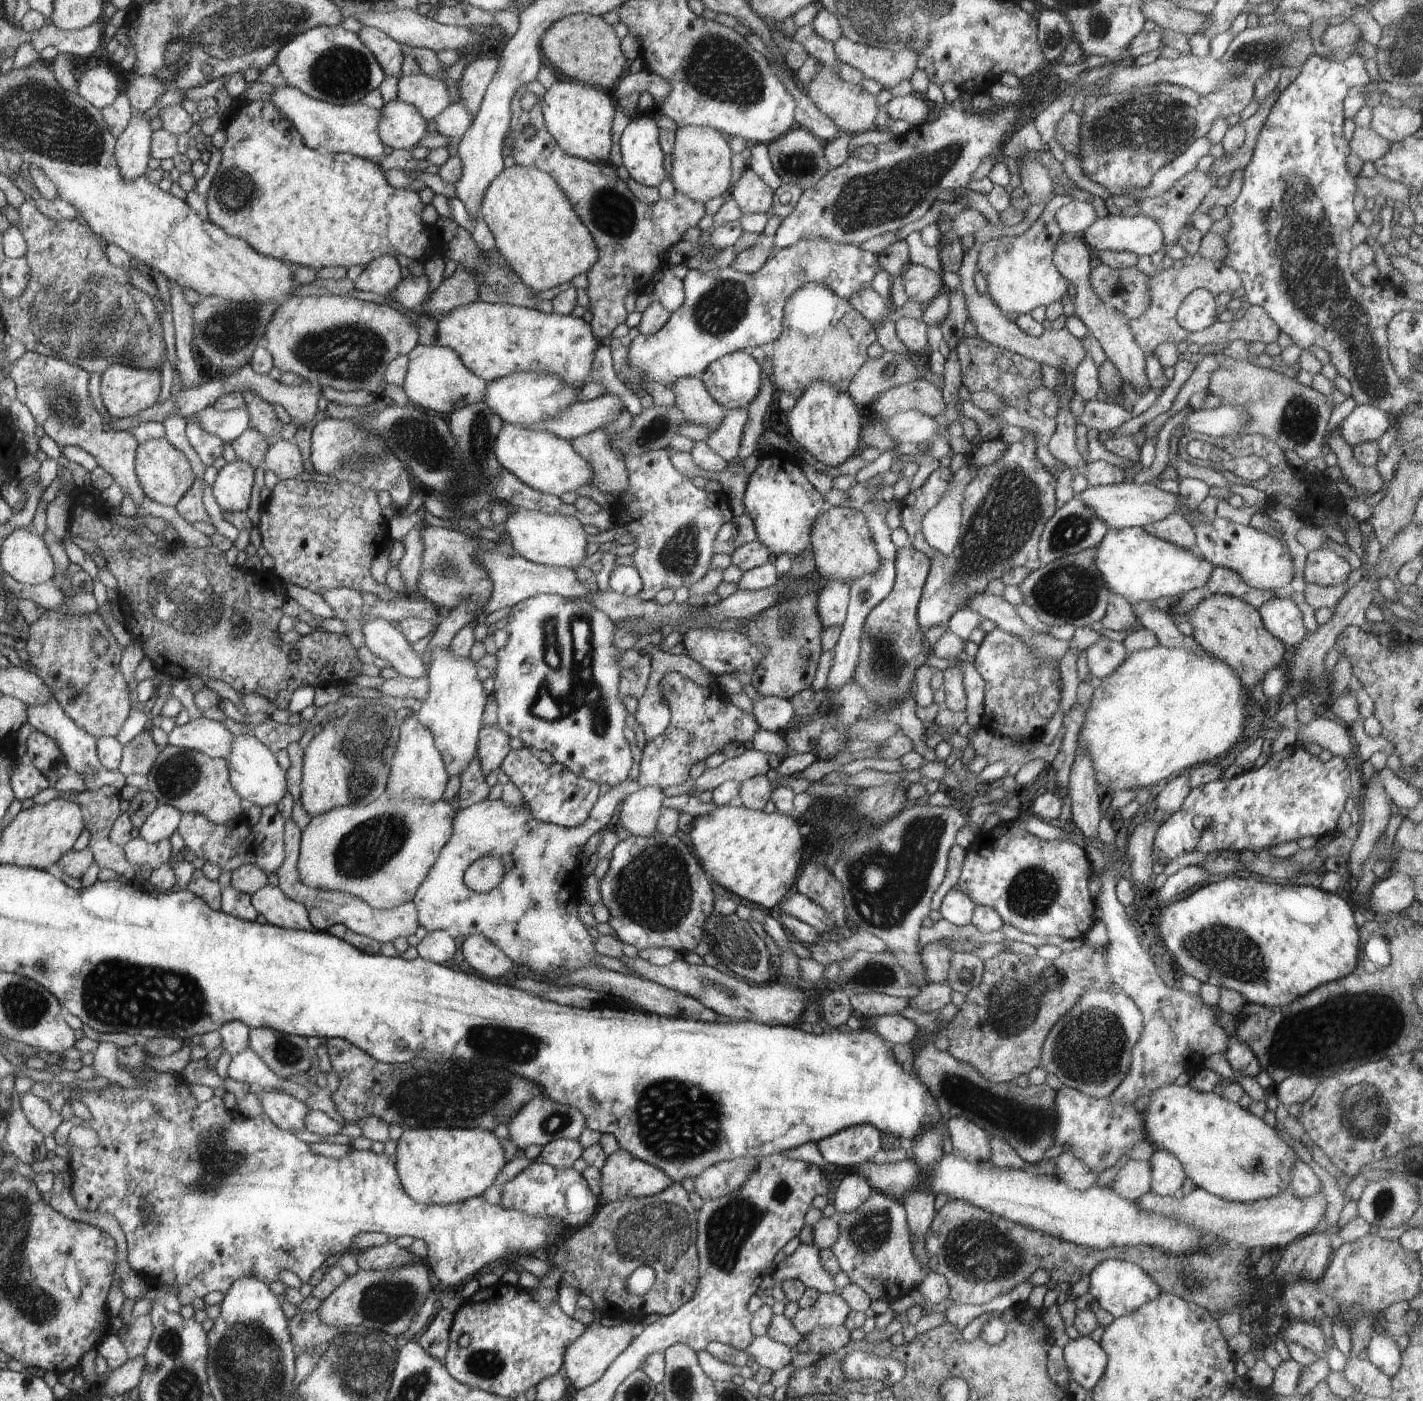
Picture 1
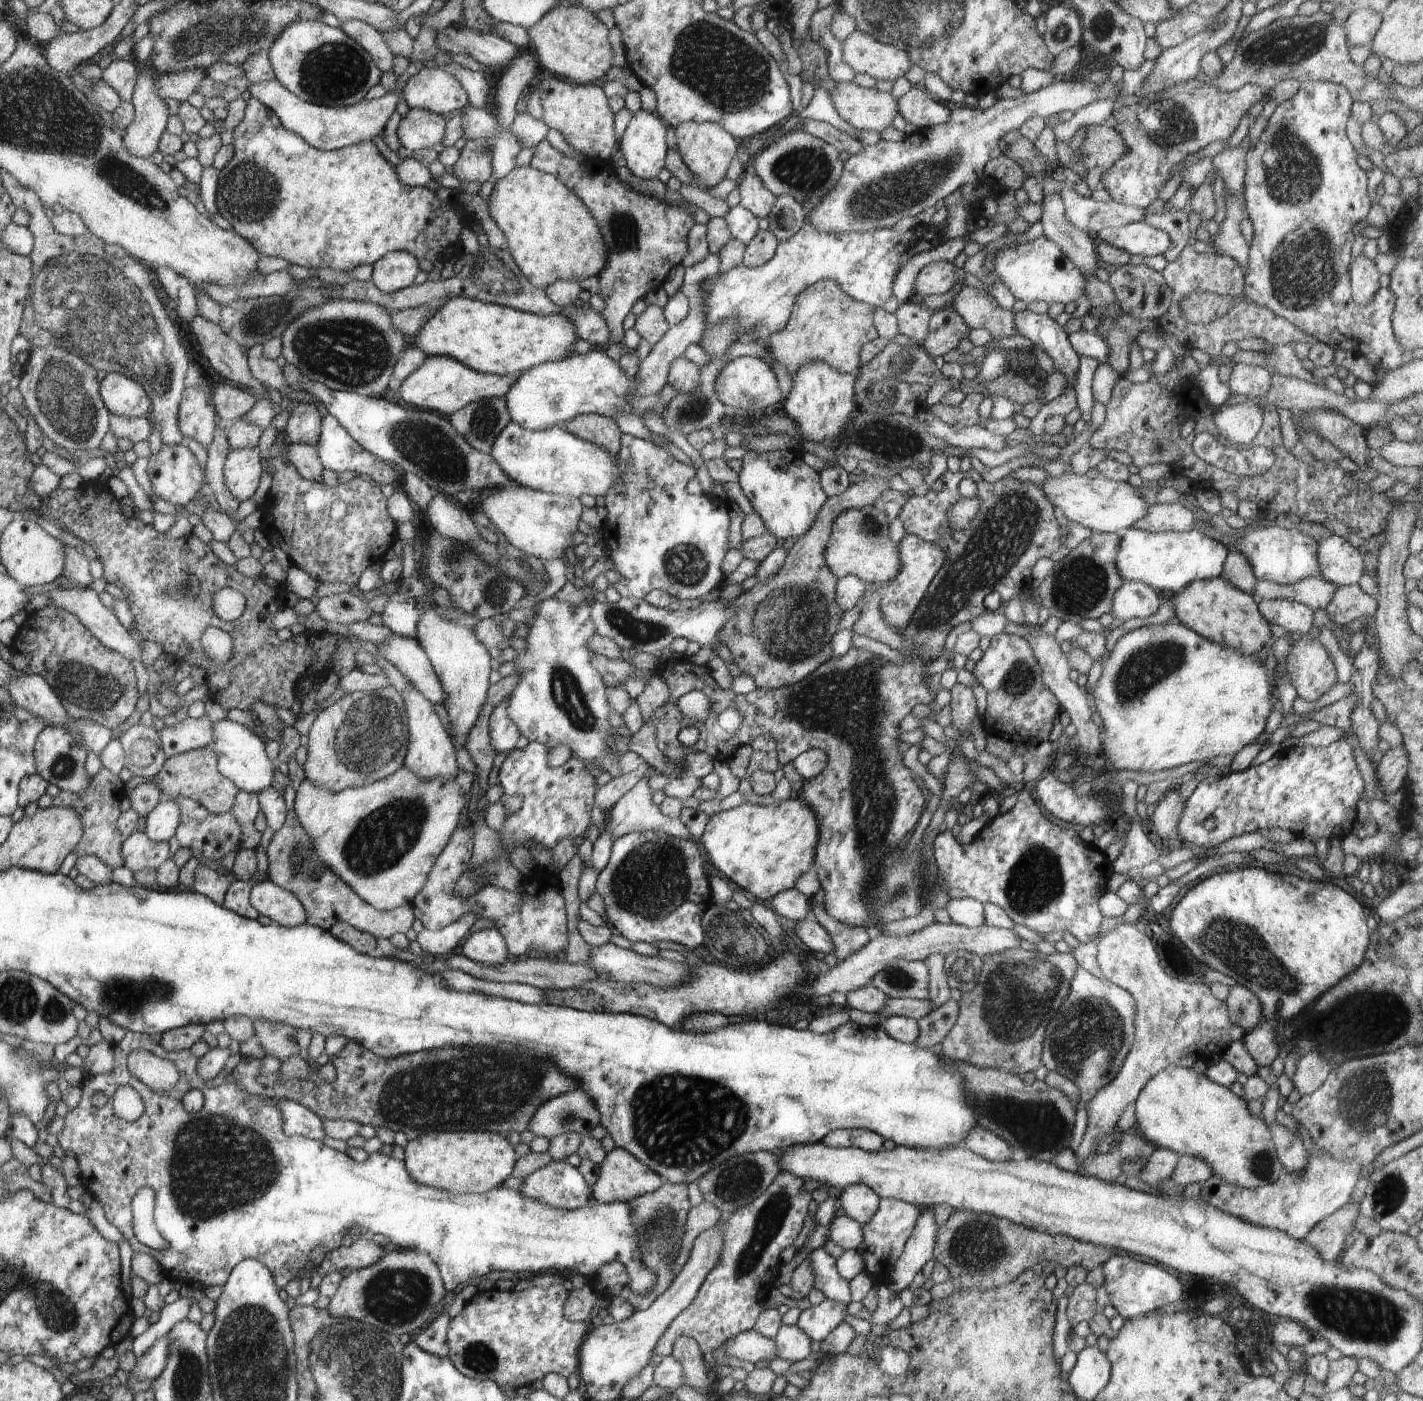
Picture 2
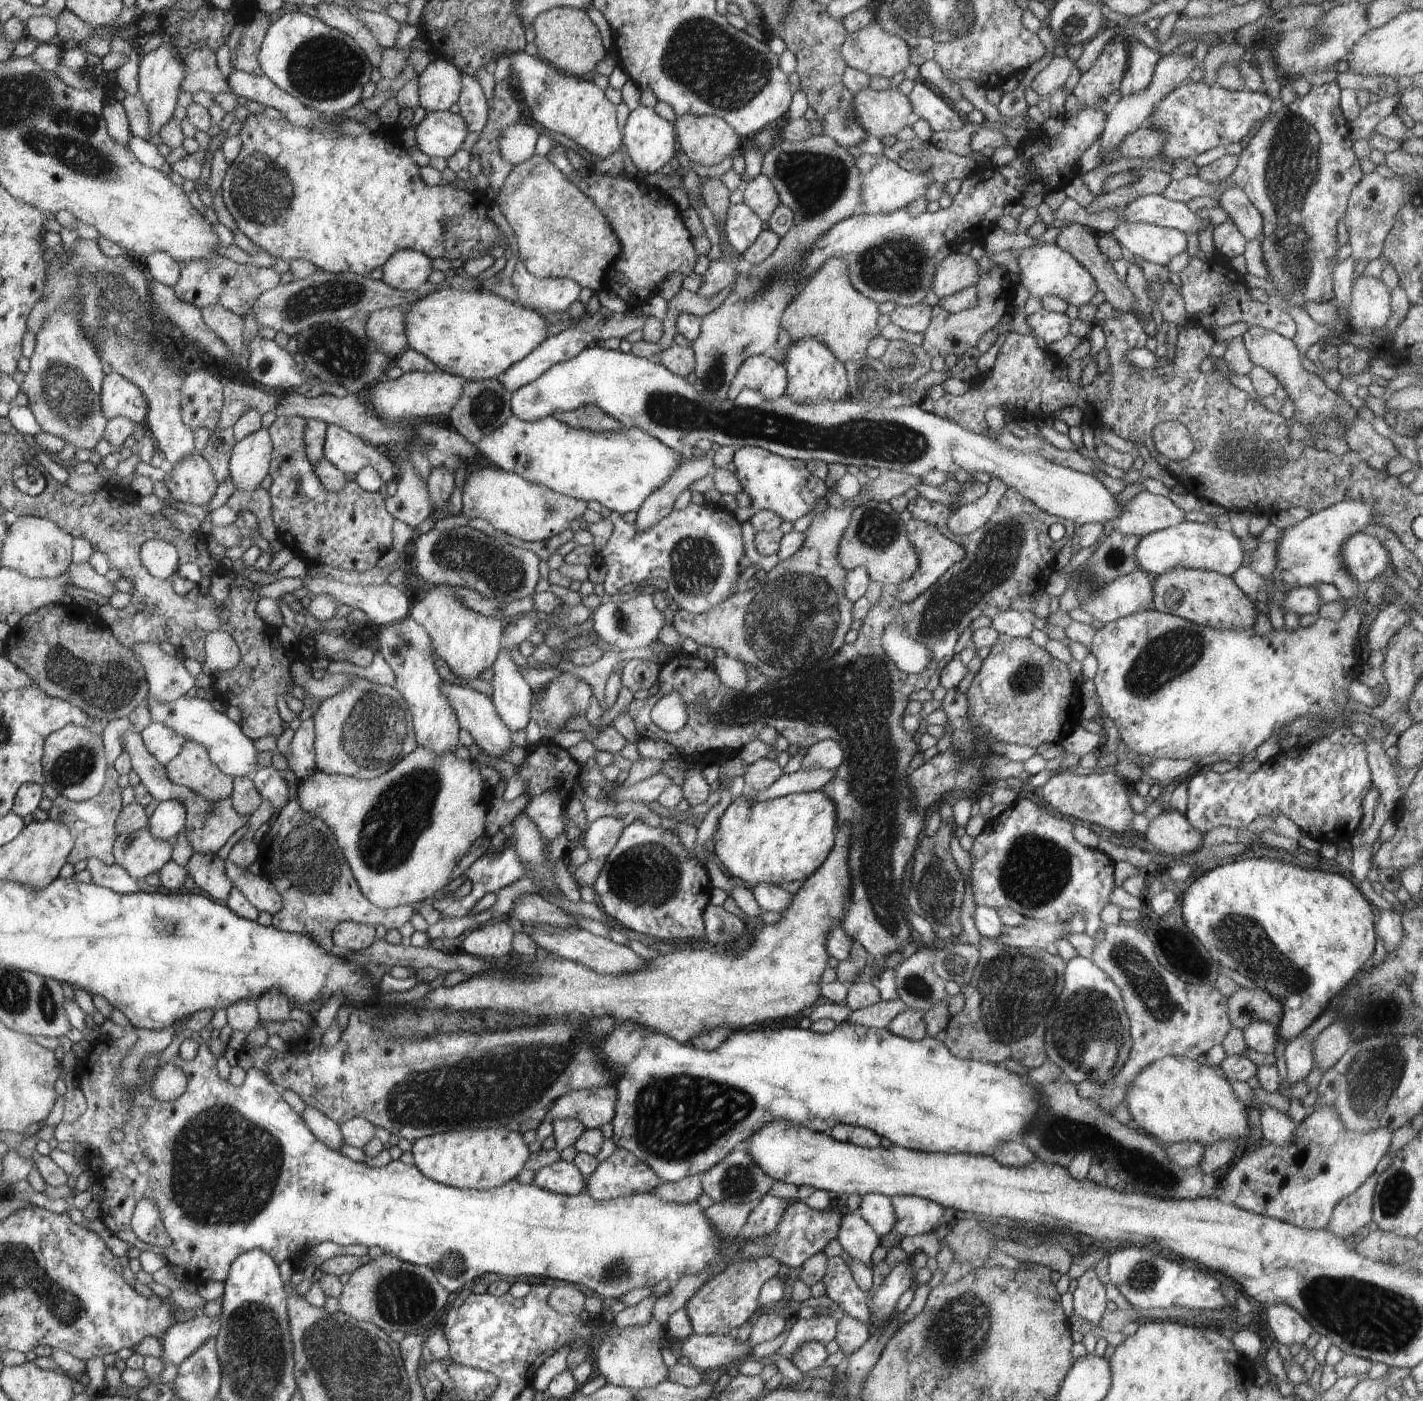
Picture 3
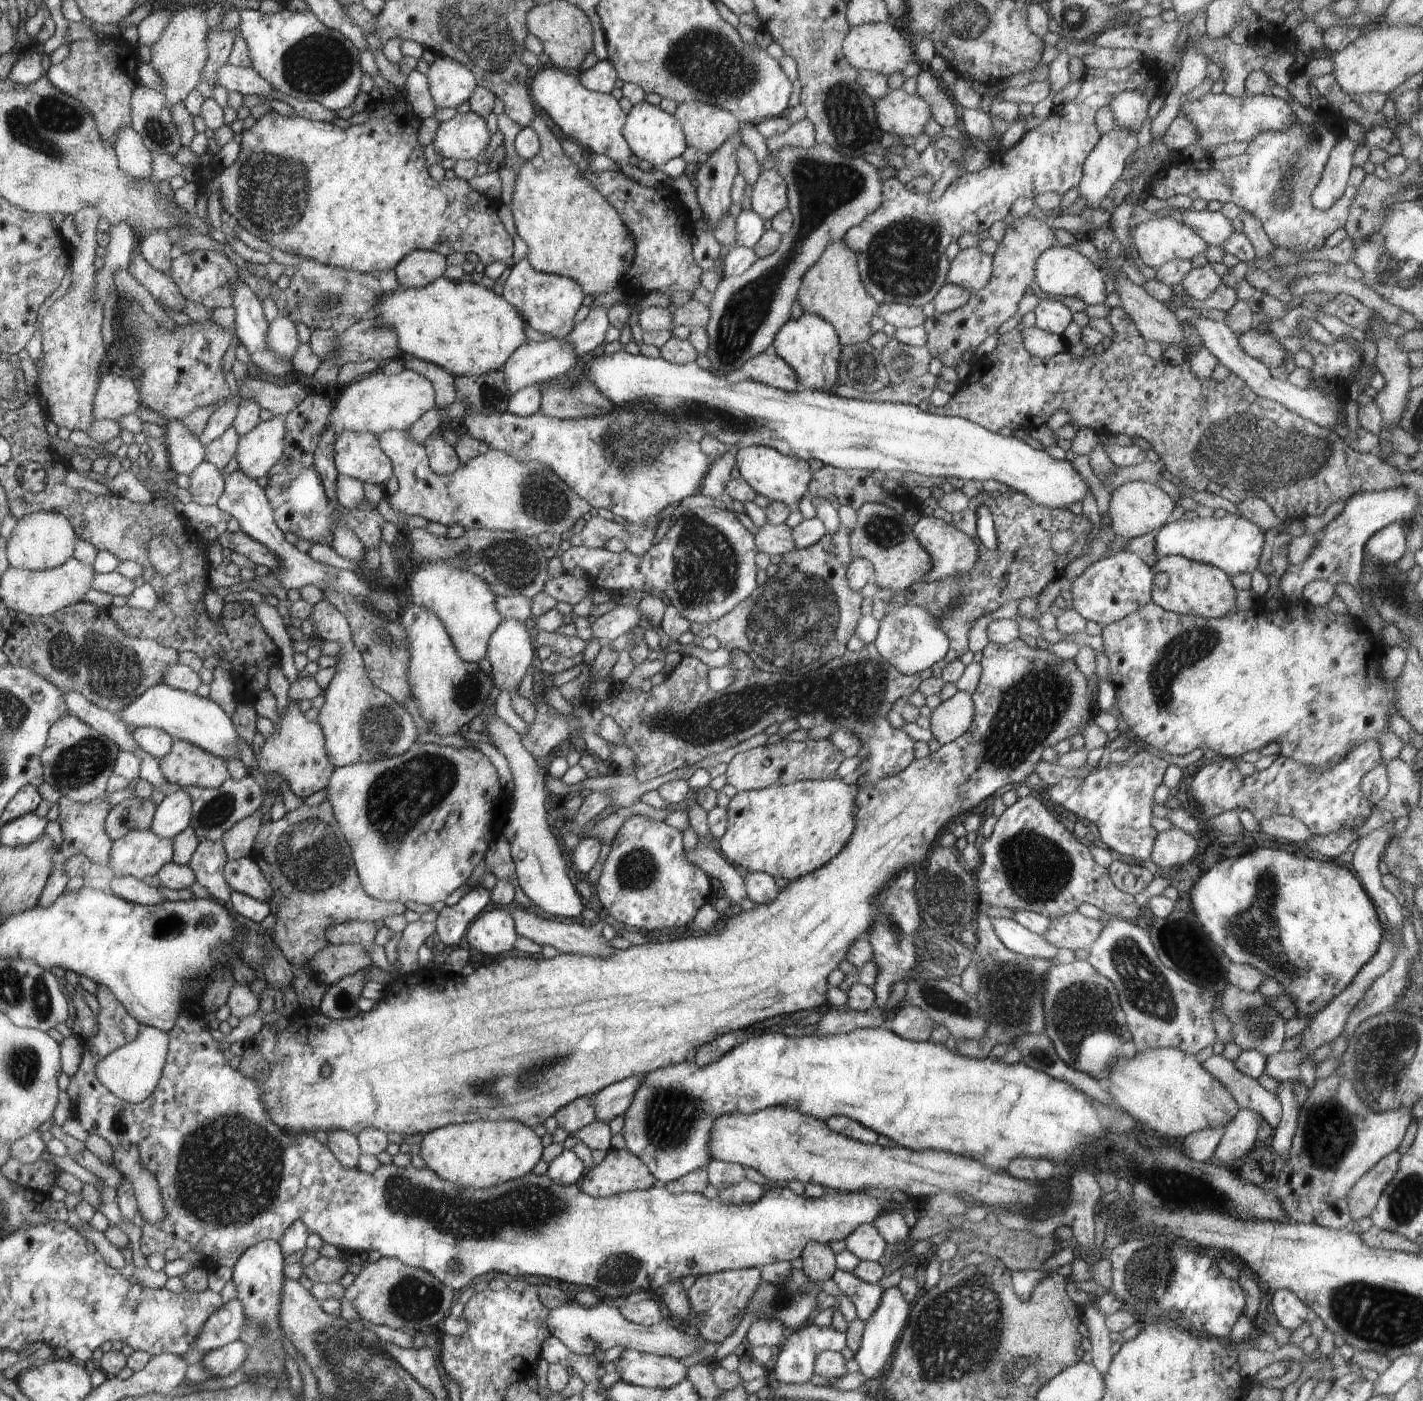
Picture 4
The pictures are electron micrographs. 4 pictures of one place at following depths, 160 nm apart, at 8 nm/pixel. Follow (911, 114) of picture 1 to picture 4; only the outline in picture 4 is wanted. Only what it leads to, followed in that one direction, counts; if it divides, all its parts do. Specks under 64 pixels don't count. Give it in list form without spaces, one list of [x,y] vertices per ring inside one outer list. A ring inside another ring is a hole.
[[[924,66],[916,80],[915,94],[930,105],[931,117],[942,128],[954,127],[960,114],[959,106],[948,98],[950,94],[946,94],[946,89],[942,88],[940,79],[927,66]]]

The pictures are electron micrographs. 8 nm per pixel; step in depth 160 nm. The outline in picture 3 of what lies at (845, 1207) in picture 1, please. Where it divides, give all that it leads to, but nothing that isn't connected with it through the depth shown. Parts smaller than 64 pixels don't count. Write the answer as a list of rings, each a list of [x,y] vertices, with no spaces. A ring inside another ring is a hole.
[[[880,1193],[861,1195],[860,1206],[856,1211],[880,1237],[886,1236],[894,1226],[895,1212],[892,1199]]]

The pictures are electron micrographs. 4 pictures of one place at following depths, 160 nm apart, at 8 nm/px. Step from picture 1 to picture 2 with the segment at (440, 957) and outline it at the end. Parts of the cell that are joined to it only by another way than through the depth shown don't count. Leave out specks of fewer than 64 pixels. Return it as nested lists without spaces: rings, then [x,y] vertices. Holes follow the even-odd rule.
[[[468,912],[462,918],[458,918],[457,922],[442,928],[442,930],[430,931],[424,929],[418,934],[418,944],[420,944],[423,953],[430,959],[434,958],[434,956],[448,954],[458,944],[461,944],[460,941],[464,940],[466,934],[476,924],[477,920],[478,916],[474,912]]]

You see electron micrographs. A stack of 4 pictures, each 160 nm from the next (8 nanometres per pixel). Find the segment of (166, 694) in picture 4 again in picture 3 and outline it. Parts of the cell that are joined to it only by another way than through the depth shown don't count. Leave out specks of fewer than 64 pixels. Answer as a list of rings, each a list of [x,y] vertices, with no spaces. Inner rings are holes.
[[[186,695],[171,703],[161,703],[151,696],[144,706],[149,710],[152,722],[165,724],[188,741],[196,741],[205,746],[212,761],[224,774],[232,778],[251,776],[256,773],[256,762],[258,762],[258,750],[254,748],[254,742],[250,740],[249,735],[242,732],[241,726],[235,721],[232,722],[226,713],[216,711],[211,703]]]

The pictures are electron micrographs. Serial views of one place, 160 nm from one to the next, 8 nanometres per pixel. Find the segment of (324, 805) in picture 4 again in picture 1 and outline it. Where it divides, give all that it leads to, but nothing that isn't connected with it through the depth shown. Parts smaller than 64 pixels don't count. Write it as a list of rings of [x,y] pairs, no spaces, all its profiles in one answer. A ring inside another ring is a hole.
[[[292,818],[285,822],[284,844],[285,862],[277,871],[278,879],[280,879],[279,888],[287,898],[300,902],[307,909],[310,923],[314,926],[315,931],[327,932],[335,924],[342,924],[355,934],[365,935],[382,943],[392,943],[396,938],[407,938],[414,935],[418,927],[421,926],[420,914],[418,914],[417,906],[413,901],[392,909],[377,909],[370,907],[364,900],[345,893],[305,886],[297,872],[297,863],[301,857],[301,830]]]

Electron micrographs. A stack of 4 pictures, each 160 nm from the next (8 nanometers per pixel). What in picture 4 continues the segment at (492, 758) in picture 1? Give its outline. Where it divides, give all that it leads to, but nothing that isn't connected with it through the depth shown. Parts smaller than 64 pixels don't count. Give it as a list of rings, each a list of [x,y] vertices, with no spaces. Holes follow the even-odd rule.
[[[504,619],[498,626],[488,646],[494,686],[510,692],[519,688],[536,656],[533,636],[531,624],[527,622]]]

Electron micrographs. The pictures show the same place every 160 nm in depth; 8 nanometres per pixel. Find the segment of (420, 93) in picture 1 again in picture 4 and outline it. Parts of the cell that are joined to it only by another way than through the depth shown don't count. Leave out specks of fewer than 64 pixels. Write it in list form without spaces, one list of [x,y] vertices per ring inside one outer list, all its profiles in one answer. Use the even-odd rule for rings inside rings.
[[[438,57],[425,74],[437,108],[457,108],[470,99],[477,77],[465,65],[450,57]]]

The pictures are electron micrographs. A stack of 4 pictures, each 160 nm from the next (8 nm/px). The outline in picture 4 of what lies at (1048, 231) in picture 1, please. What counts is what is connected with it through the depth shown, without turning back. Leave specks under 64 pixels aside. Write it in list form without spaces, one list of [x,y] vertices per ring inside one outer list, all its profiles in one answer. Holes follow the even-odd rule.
[[[1054,246],[1042,251],[1034,265],[1035,281],[1038,286],[1052,296],[1072,296],[1086,305],[1102,304],[1106,300],[1104,292],[1105,276],[1086,256],[1068,247]]]

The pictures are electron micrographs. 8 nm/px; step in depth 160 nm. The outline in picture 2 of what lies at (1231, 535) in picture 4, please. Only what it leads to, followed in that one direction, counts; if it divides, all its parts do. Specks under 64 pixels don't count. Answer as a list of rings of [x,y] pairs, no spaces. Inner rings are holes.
[[[1129,527],[1122,533],[1122,542],[1114,564],[1117,564],[1118,574],[1122,574],[1124,581],[1138,580],[1164,596],[1180,592],[1192,580],[1221,576],[1230,552],[1222,542],[1209,538],[1197,529],[1153,533]]]

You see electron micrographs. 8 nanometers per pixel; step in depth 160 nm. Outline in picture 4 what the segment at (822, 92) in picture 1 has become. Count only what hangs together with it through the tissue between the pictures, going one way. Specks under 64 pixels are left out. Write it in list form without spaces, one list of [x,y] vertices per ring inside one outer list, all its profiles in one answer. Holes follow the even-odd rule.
[[[902,89],[890,90],[873,103],[878,126],[884,133],[915,139],[924,132],[931,118],[930,105],[918,95],[909,95]]]

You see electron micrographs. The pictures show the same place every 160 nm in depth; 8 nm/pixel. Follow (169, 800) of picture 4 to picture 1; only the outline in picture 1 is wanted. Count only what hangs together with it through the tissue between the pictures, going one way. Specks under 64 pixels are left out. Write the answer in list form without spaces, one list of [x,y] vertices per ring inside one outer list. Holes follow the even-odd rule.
[[[159,805],[140,827],[140,837],[148,843],[170,839],[179,828],[183,814],[169,805]]]

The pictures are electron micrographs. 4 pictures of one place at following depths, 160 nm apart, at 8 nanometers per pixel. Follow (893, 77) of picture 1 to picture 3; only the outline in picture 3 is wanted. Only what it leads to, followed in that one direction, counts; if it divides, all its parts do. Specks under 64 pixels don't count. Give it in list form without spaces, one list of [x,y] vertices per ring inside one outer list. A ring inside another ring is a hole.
[[[870,23],[866,28],[848,33],[841,48],[848,67],[868,73],[871,77],[892,79],[895,74],[906,70],[911,64],[908,43],[899,36],[887,33],[878,23]]]

